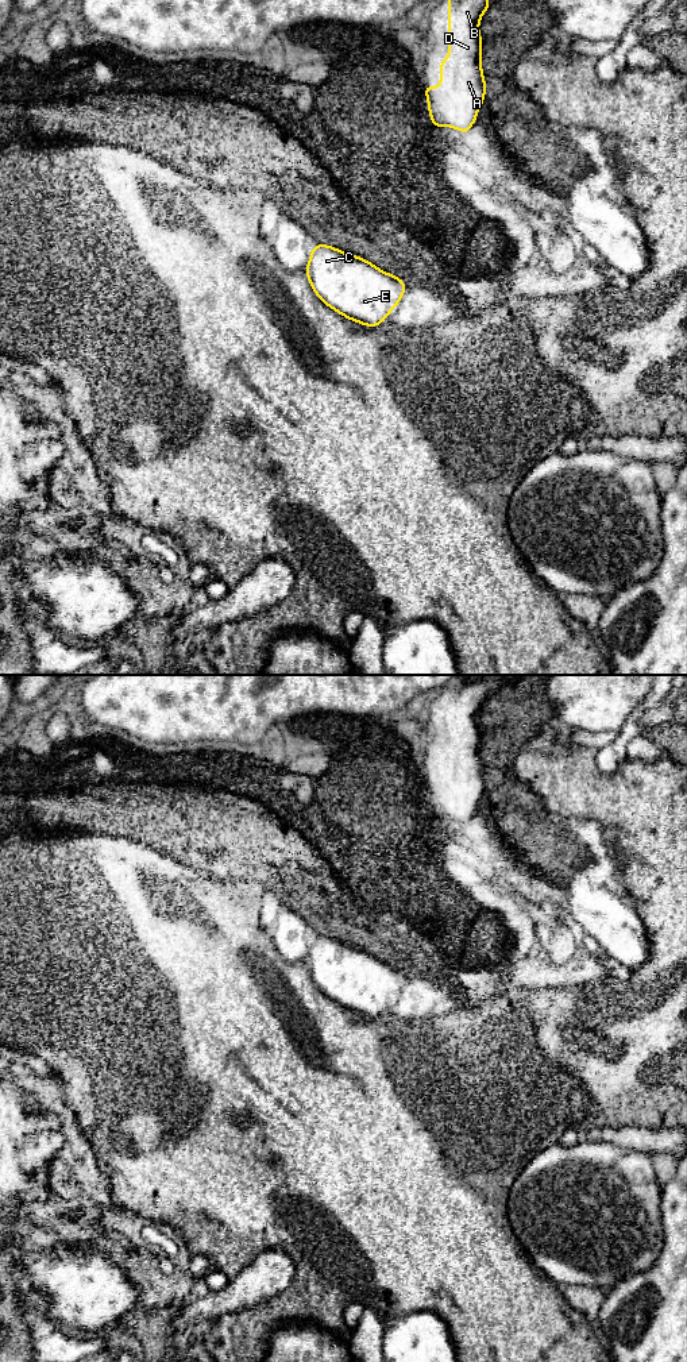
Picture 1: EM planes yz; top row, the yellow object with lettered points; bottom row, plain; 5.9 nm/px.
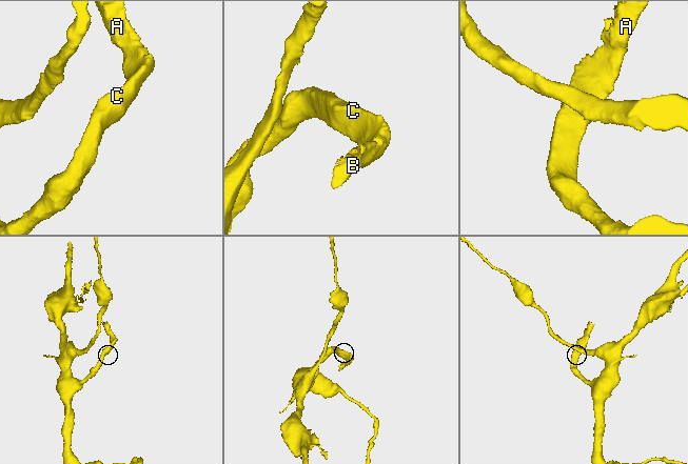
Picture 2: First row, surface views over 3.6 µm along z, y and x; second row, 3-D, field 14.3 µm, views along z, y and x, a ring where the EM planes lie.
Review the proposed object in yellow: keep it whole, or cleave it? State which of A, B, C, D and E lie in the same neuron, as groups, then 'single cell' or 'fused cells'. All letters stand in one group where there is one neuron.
A B C D E | single cell

